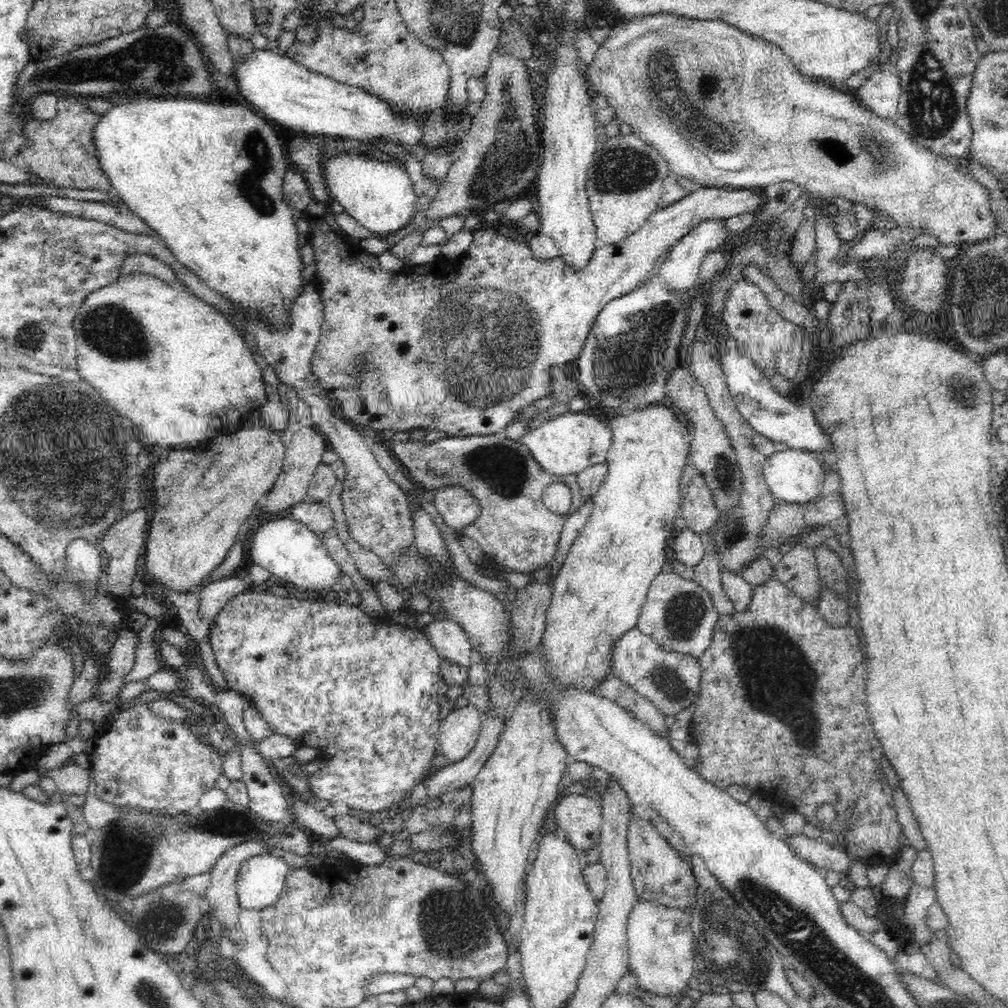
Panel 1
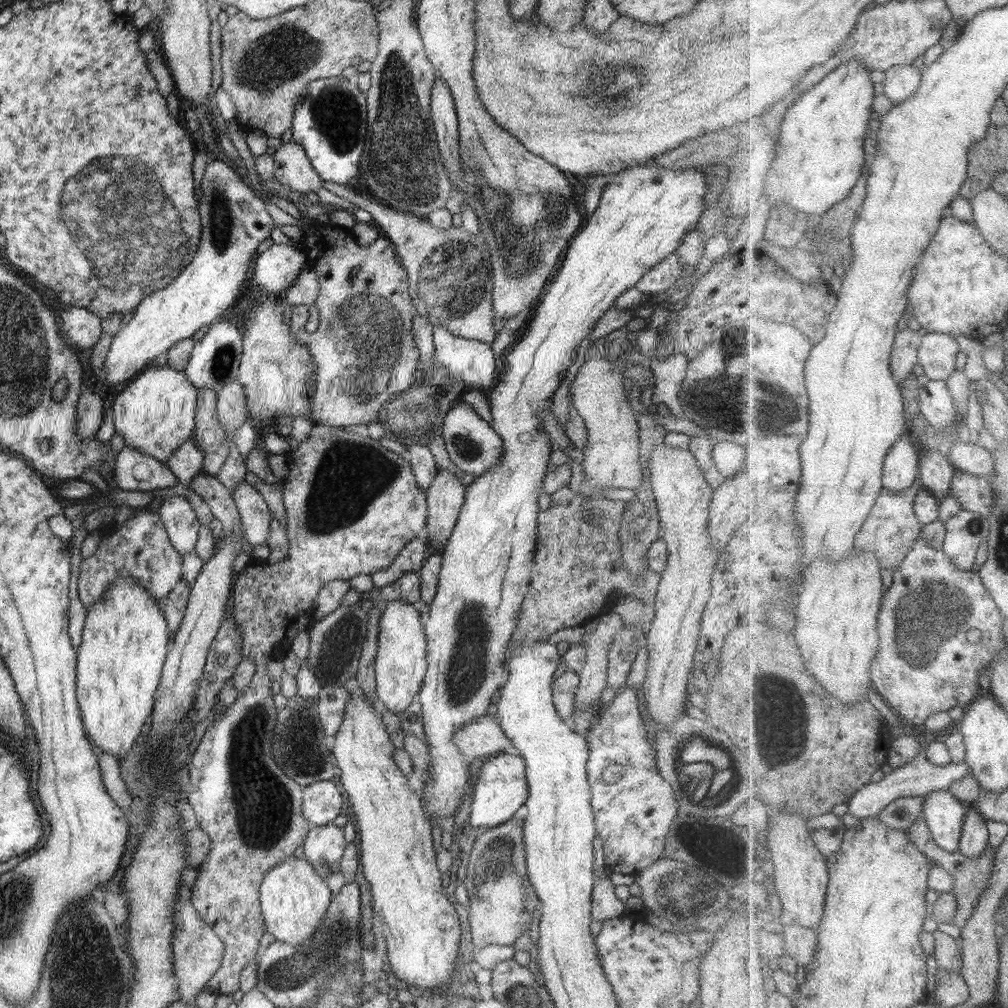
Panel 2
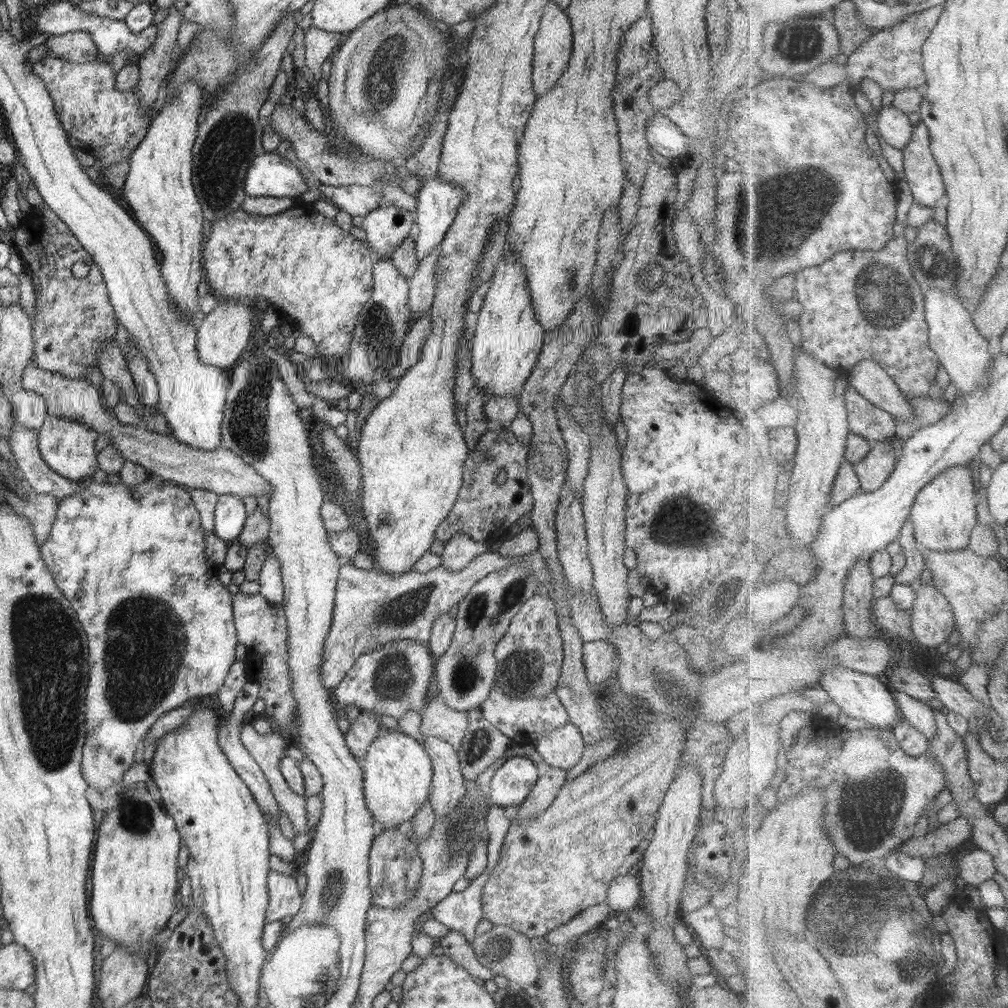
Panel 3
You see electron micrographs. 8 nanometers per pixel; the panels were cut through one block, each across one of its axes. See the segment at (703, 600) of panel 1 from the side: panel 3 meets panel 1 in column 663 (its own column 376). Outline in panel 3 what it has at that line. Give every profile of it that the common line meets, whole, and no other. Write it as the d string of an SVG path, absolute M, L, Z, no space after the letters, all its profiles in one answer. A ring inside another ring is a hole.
M492 551L482 553L462 570L451 571L440 565L425 573L412 570L396 576L363 570L352 563L342 565L334 596L330 632L324 640L322 685L328 690L338 687L360 655L375 652L390 641L406 639L428 647L432 625L440 614L456 608L482 578L518 562L522 562L522 556L504 557Z

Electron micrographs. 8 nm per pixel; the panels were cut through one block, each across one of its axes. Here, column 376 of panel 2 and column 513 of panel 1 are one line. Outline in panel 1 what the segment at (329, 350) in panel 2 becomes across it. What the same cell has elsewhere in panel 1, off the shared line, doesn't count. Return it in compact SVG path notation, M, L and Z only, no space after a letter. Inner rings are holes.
M701 187L697 189L695 192L687 194L685 198L678 200L678 202L674 202L672 206L668 206L667 208L662 208L662 210L658 210L658 212L654 212L648 220L638 229L635 230L635 234L628 236L626 240L623 242L618 243L617 245L605 245L602 247L596 247L594 253L590 257L588 264L585 267L582 267L579 271L576 269L572 269L570 265L566 265L566 261L562 259L562 257L558 256L556 258L550 260L538 260L534 258L532 252L530 251L529 246L525 246L521 244L521 242L517 242L516 240L511 240L506 236L501 236L498 232L495 232L492 227L477 227L474 229L473 234L473 242L468 250L468 253L464 254L461 258L457 260L448 260L447 258L438 257L433 262L424 263L421 265L416 266L408 266L408 265L401 265L398 268L386 268L382 263L379 262L377 256L368 255L360 246L351 246L346 241L345 237L339 233L336 233L335 230L326 223L324 219L318 220L310 220L306 219L310 224L312 224L312 228L310 228L309 235L309 242L314 250L316 250L316 278L315 282L317 288L319 288L319 293L321 294L322 302L324 302L324 322L321 324L321 333L319 336L318 344L315 346L312 358L311 358L311 374L317 380L317 386L324 393L327 397L330 397L330 400L338 400L340 402L340 410L342 410L345 418L352 418L351 420L355 421L358 424L364 424L365 426L369 426L374 430L386 430L391 429L395 432L410 432L410 430L427 430L428 432L431 430L439 430L445 433L445 436L450 437L470 437L474 435L494 435L494 434L501 434L504 432L506 426L511 424L516 418L516 415L522 408L531 405L534 401L540 400L540 398L544 398L549 395L549 382L550 382L550 368L554 370L554 368L558 368L557 366L562 366L567 362L572 362L572 360L576 360L582 347L584 346L584 341L590 332L591 326L594 324L598 314L606 307L608 302L614 300L615 298L620 298L626 296L629 292L632 292L634 289L639 287L642 282L645 282L650 275L651 270L654 268L655 264L658 262L658 259L662 256L662 254L667 253L669 249L671 249L676 242L679 242L683 237L686 237L686 234L689 234L694 226L698 226L700 222L706 222L710 219L728 219L732 216L739 216L740 214L745 213L753 213L757 212L758 209L762 206L764 202L764 192L763 190L735 190L735 189L726 189L726 188L718 188L718 187Z

